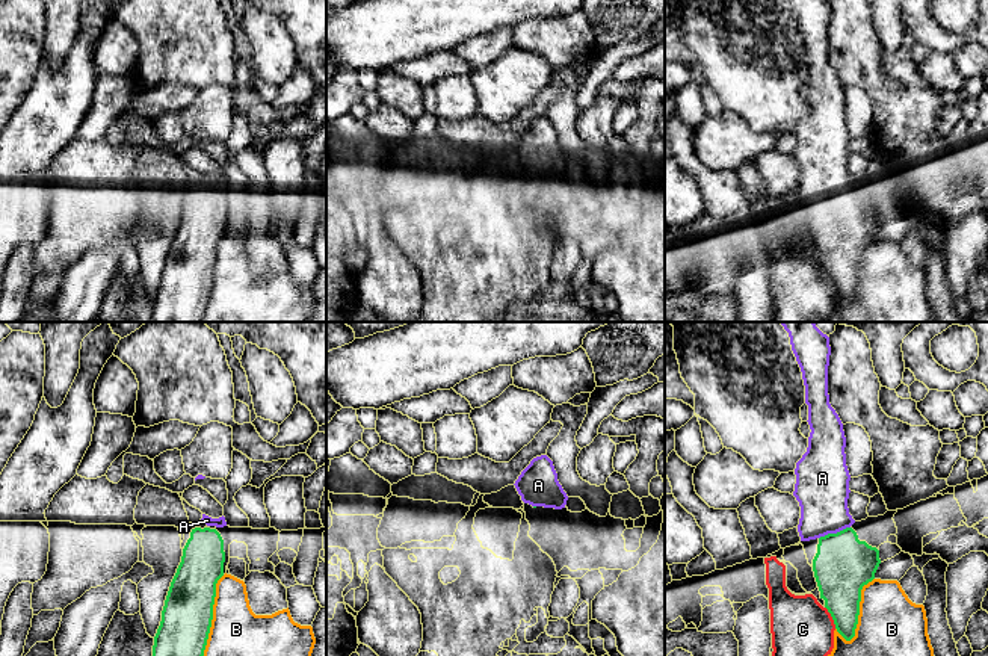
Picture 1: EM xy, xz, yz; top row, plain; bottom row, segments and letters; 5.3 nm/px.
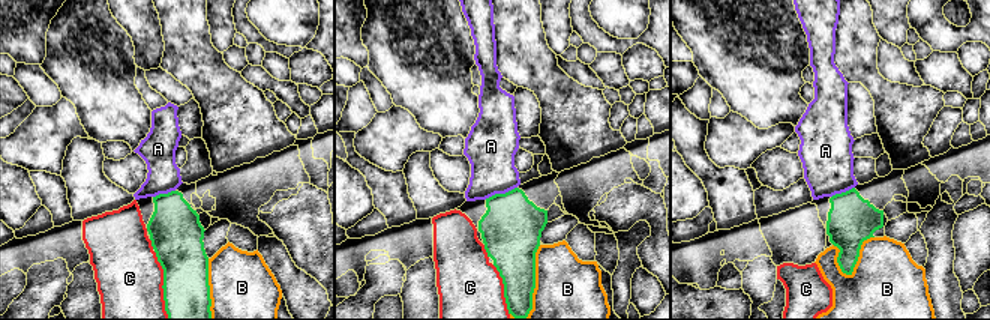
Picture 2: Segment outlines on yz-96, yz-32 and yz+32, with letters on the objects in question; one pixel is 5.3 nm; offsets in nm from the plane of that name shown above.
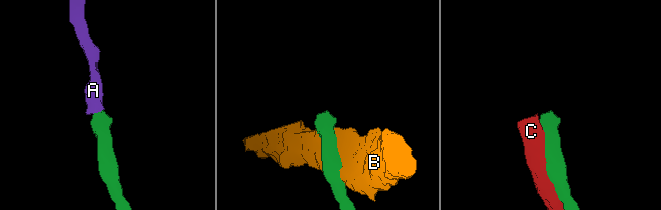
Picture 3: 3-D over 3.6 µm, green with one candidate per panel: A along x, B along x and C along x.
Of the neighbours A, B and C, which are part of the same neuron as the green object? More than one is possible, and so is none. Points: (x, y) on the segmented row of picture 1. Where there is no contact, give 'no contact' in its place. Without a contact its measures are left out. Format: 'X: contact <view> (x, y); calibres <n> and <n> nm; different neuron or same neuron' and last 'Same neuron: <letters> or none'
A: contact yz (834, 534); calibres 320 and 280 nm; same neuron
B: contact xy (212, 615); calibres 280 and 280 nm; different neuron
C: contact yz (831, 615); calibres 280 and 320 nm; different neuron
Same neuron: A

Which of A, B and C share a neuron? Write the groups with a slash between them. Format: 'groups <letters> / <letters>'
groups A / B / C

